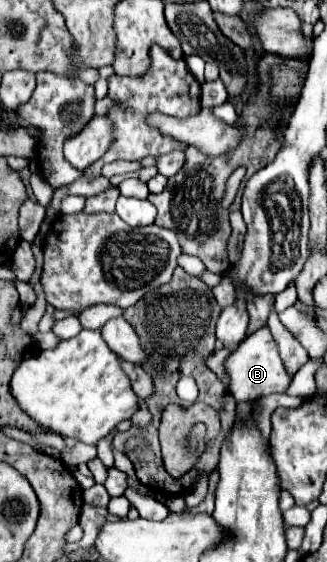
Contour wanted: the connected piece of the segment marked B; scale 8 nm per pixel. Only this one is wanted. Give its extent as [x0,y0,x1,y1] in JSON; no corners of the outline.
[225,327,291,403]

